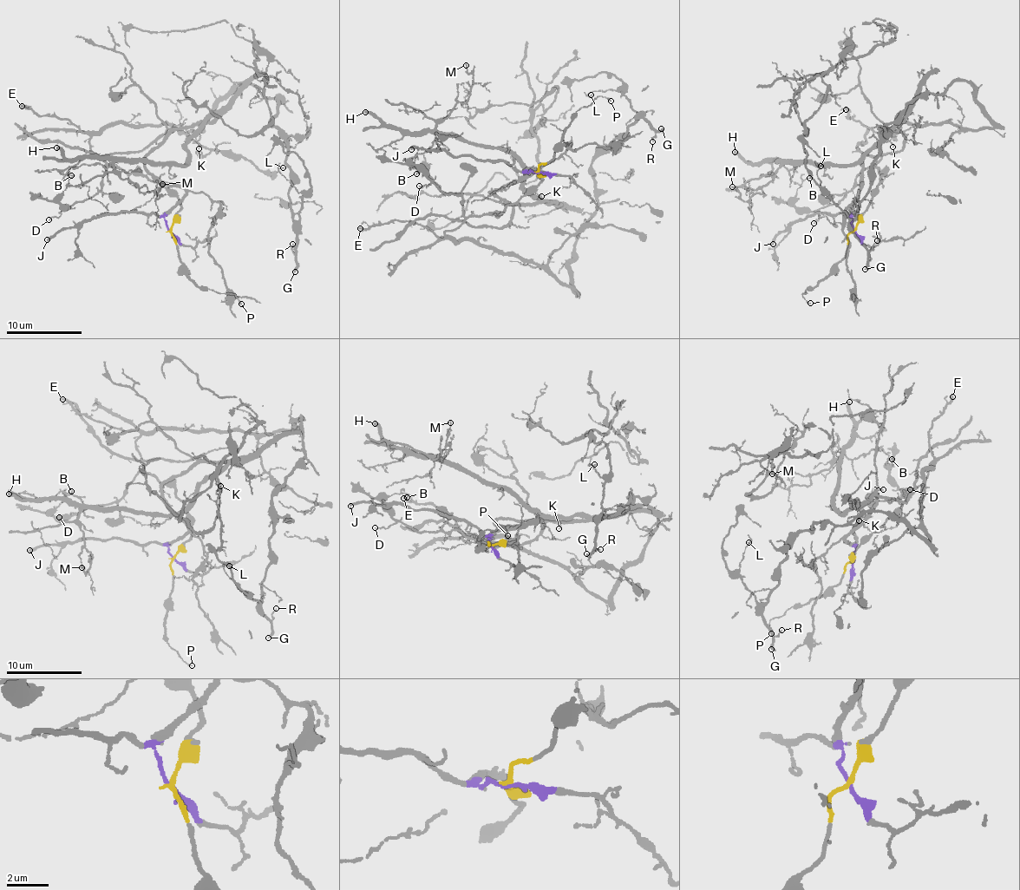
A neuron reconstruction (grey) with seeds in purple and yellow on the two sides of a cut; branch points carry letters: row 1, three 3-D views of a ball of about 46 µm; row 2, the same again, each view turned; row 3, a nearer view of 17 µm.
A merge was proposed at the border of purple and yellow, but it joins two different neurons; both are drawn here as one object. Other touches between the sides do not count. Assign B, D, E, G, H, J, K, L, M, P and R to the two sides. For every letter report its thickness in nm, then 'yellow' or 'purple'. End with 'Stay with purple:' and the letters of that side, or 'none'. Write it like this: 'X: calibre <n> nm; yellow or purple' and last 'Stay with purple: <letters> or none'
B: calibre 110 nm; yellow
D: calibre 110 nm; yellow
E: calibre 260 nm; yellow
G: calibre 260 nm; yellow
H: calibre 360 nm; purple
J: calibre 240 nm; purple
K: calibre 90 nm; purple
L: calibre 100 nm; yellow
M: calibre 120 nm; purple
P: calibre 110 nm; yellow
R: calibre 100 nm; yellow
Stay with purple: H, J, K, M

